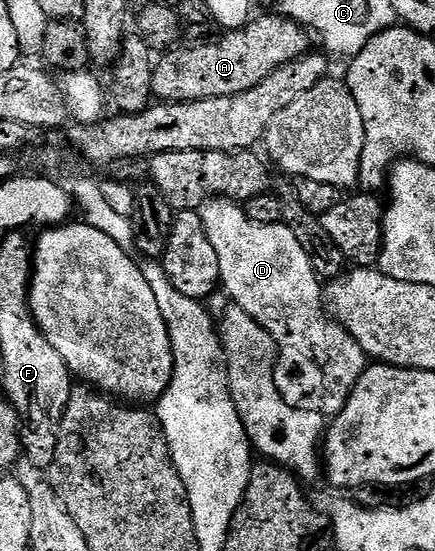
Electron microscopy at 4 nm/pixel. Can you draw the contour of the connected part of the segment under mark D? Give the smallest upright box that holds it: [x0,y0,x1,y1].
[200,197,370,417]

